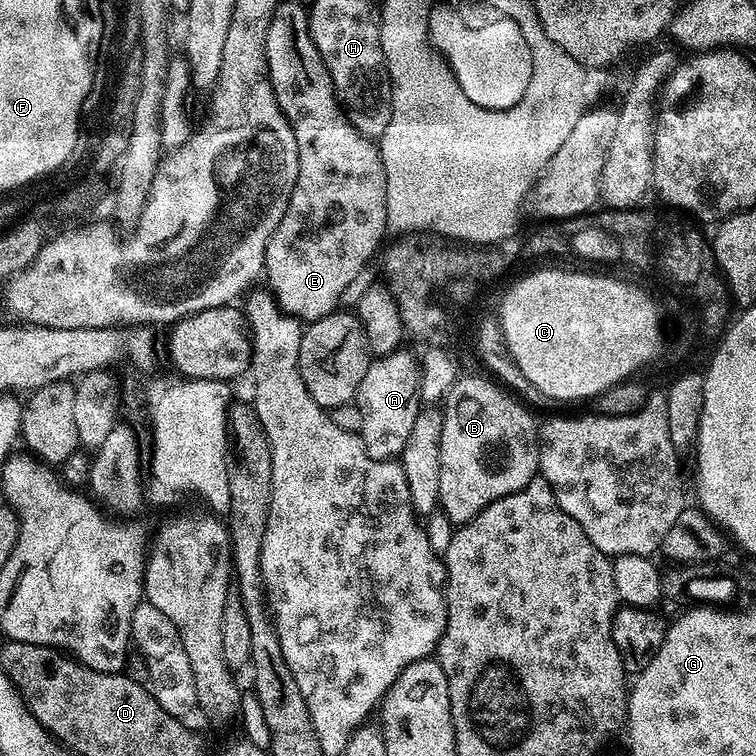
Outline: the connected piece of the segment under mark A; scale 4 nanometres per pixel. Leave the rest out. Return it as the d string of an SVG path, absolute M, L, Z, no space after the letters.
M397 350L387 356L376 356L366 370L366 378L362 378L362 386L358 393L358 405L362 412L362 426L358 433L364 442L364 449L375 460L391 460L399 457L406 446L406 438L410 438L410 430L414 426L414 418L422 410L420 396L420 365L405 350Z

